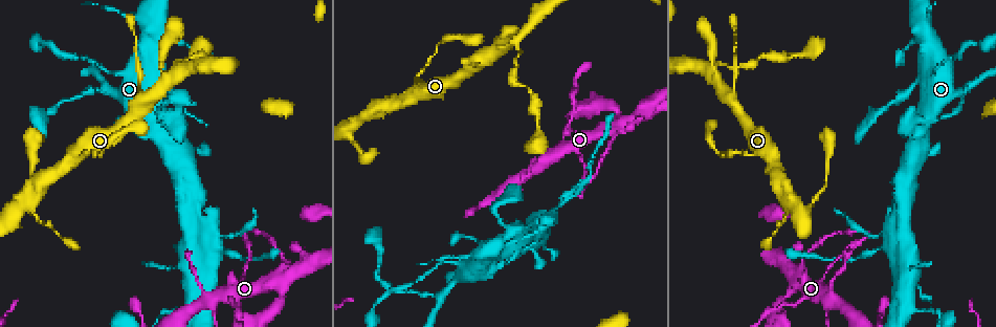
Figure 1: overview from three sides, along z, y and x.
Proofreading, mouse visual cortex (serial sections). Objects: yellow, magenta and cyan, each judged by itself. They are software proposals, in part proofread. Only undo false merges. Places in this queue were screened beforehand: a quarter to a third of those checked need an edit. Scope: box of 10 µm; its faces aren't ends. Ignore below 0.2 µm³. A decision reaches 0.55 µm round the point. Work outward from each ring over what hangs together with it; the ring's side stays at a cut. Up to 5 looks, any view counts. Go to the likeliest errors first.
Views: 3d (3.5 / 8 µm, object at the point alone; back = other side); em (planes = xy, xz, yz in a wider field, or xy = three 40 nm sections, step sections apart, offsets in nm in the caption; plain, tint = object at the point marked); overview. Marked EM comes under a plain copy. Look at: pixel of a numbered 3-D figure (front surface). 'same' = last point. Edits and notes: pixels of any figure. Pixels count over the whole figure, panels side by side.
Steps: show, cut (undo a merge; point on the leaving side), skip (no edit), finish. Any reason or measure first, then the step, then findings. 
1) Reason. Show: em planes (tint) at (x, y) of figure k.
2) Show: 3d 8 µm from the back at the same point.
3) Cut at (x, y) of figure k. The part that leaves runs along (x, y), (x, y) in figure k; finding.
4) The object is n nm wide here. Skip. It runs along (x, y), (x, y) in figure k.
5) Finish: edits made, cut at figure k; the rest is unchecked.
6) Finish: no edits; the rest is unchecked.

Three arms meet. Show: 3d 3.5 µm at (275, 280) of figure 1.

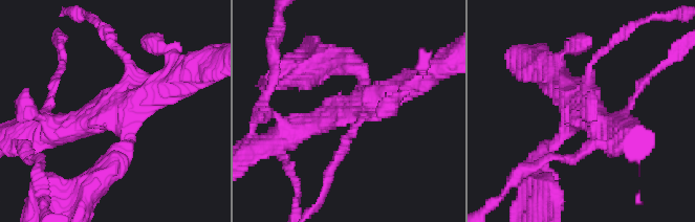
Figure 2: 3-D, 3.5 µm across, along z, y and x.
Show: em xy step 3 (tint) at (117, 107) of figure 2.

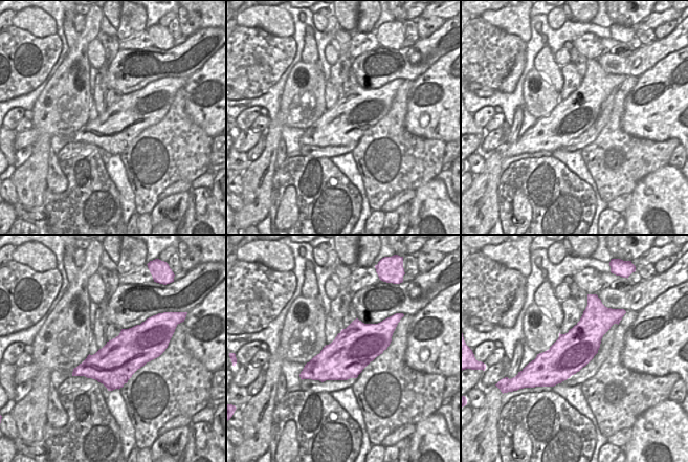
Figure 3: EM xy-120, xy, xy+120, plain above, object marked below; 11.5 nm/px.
Skip. It runs along (286, 131), (409, 85) in figure 2; continuous, no second cell.

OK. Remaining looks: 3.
Sharp bend. Show: 3d 3.5 µm at (548, 157) of figure 1.

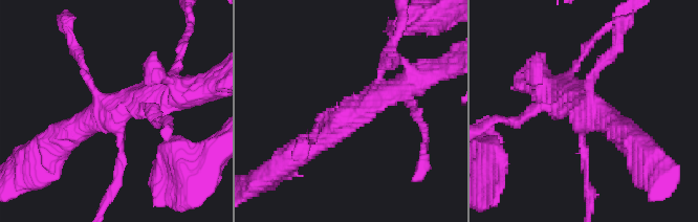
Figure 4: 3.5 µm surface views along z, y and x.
Skip. It runs along (157, 93), (122, 106), (115, 174) in figure 4; continuous, no second cell.

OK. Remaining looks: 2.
Finish: no edits; the rest is unchecked.

